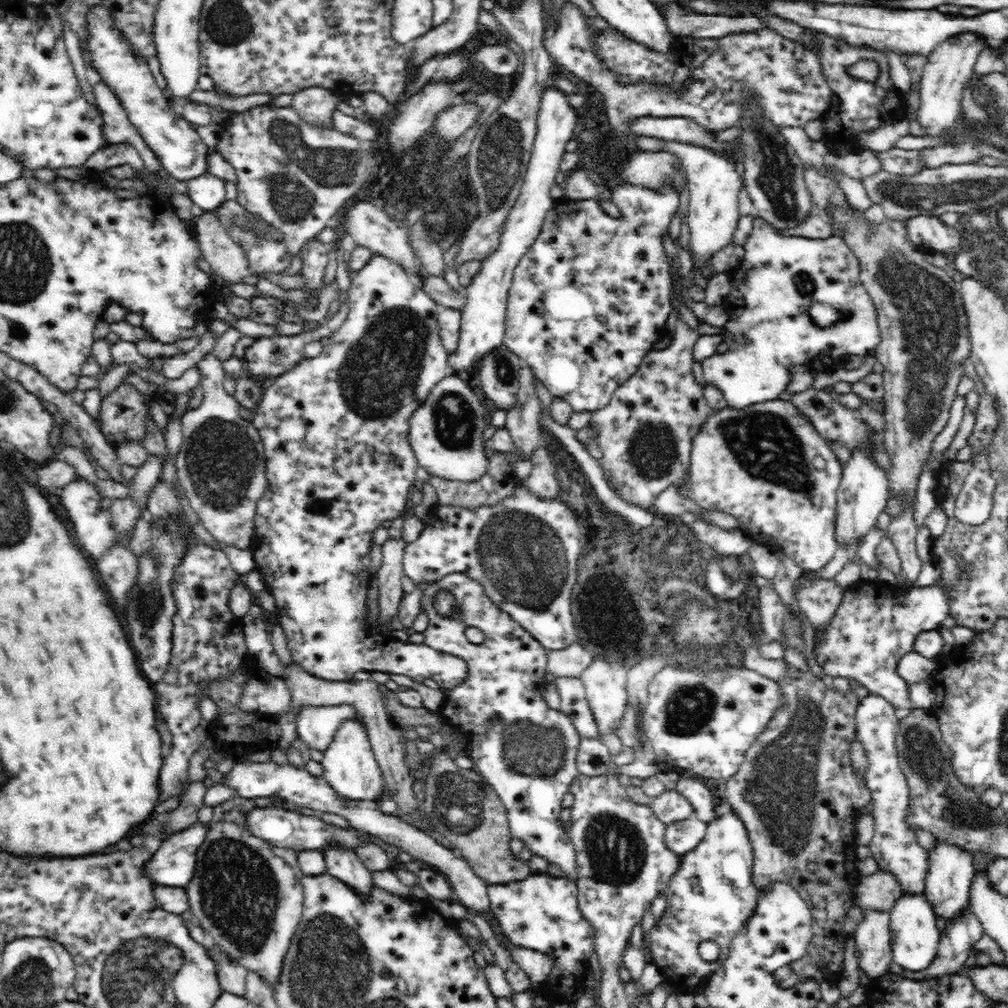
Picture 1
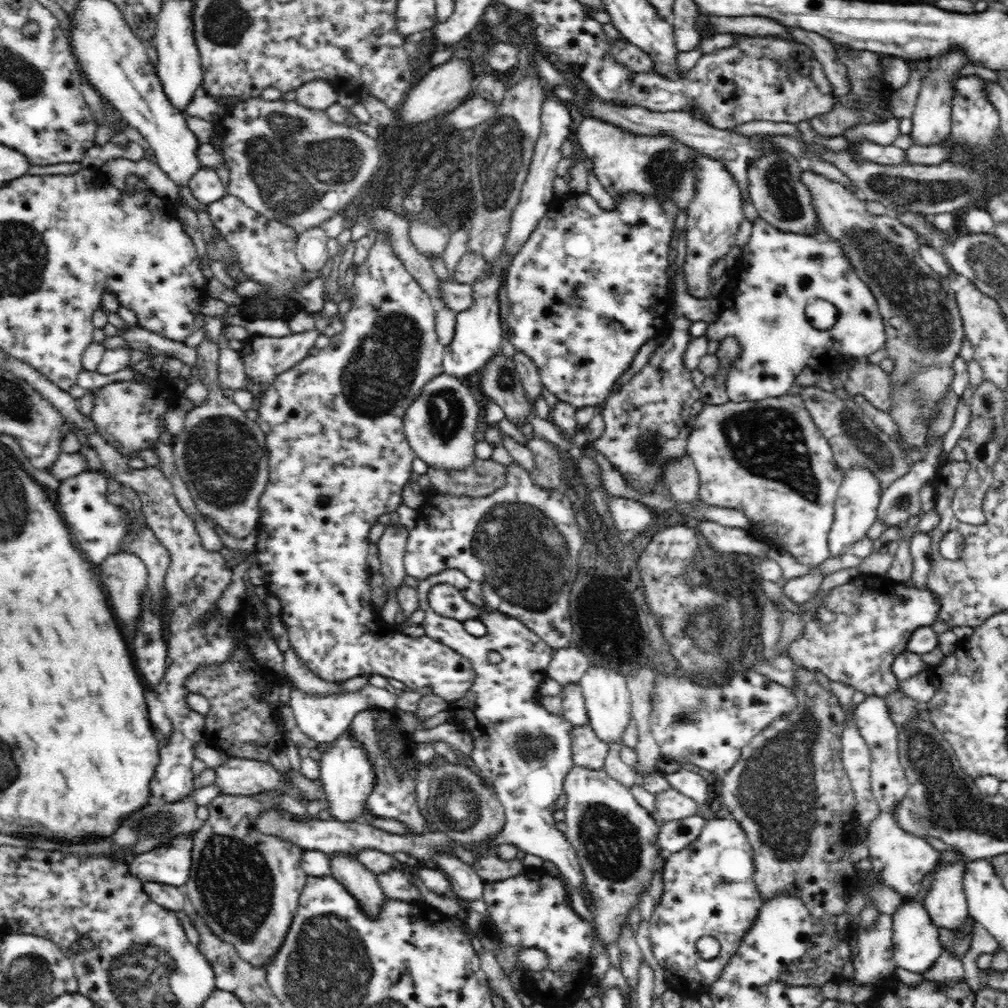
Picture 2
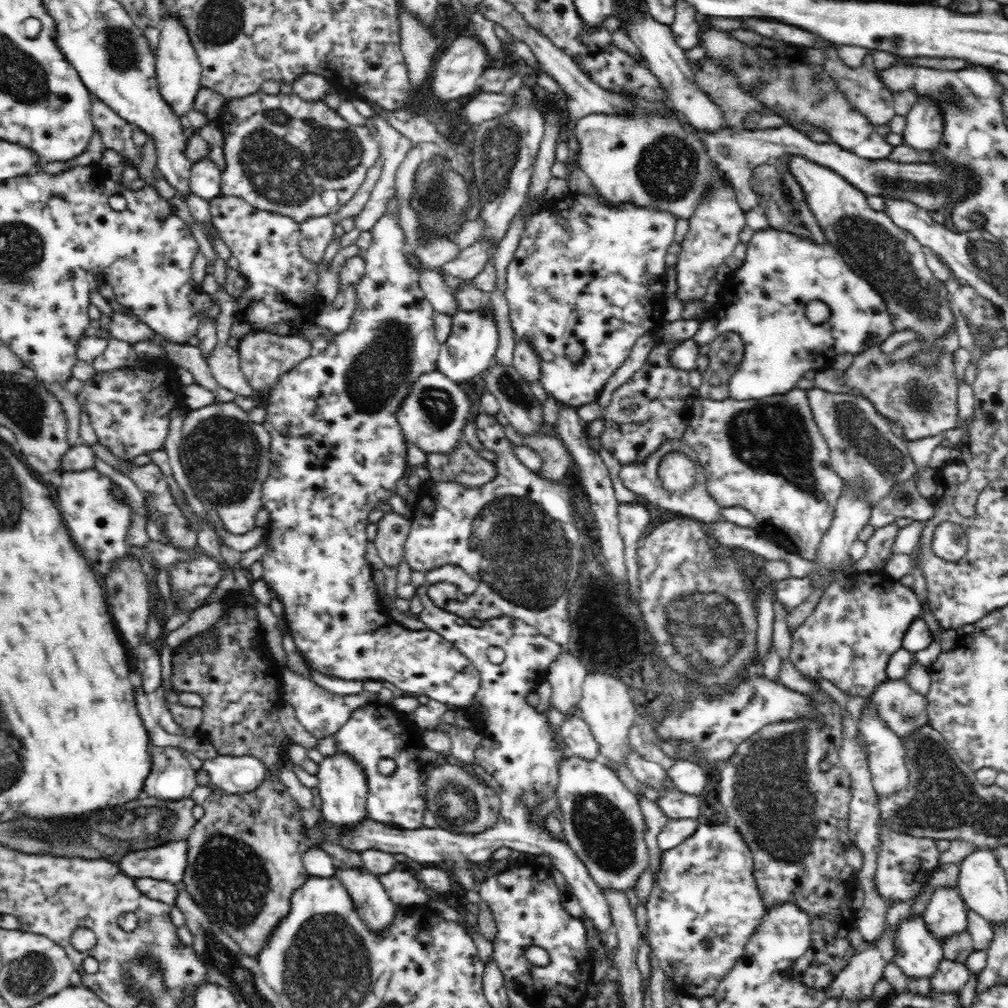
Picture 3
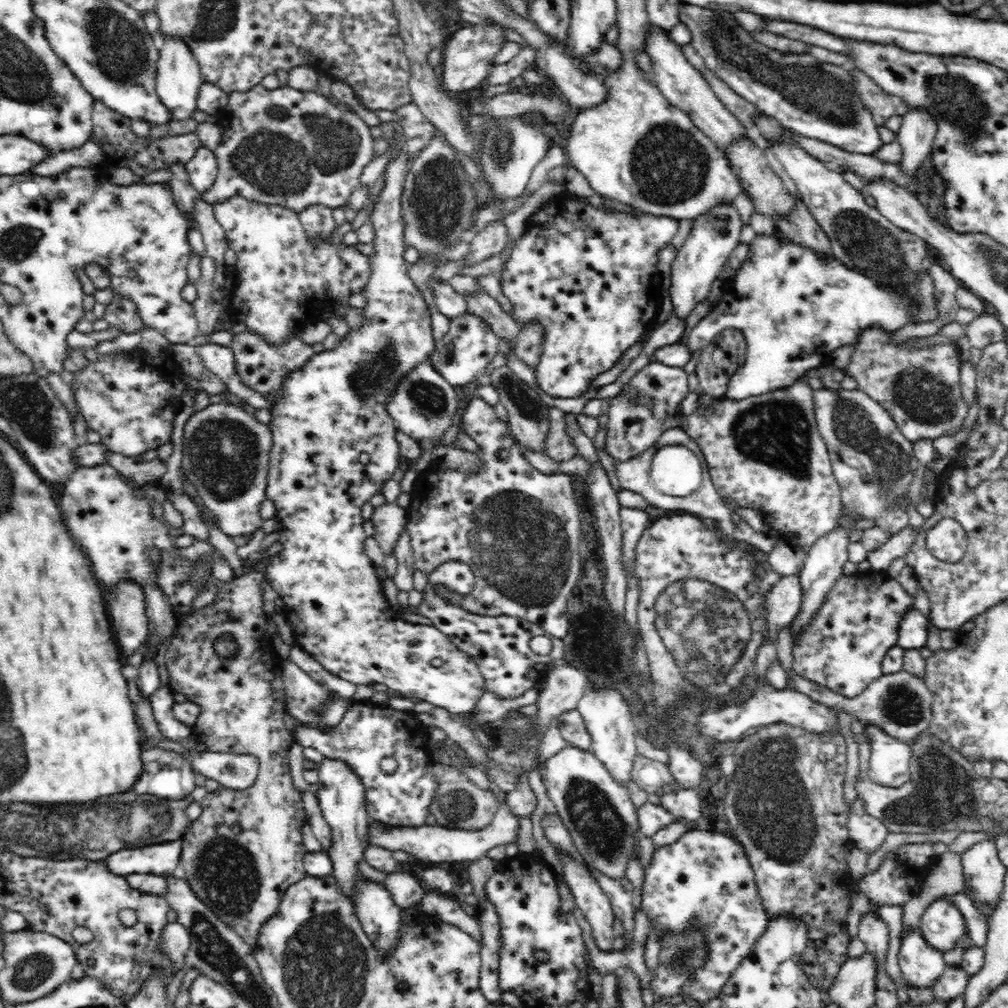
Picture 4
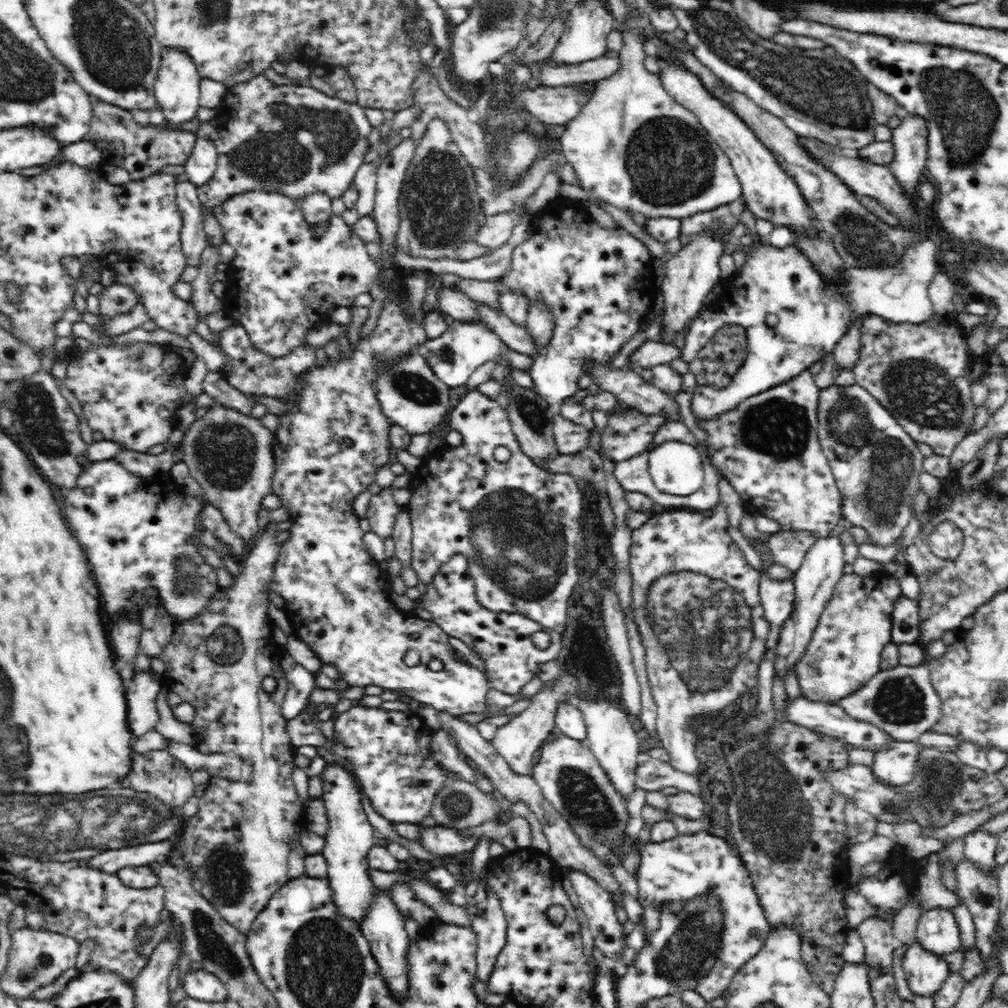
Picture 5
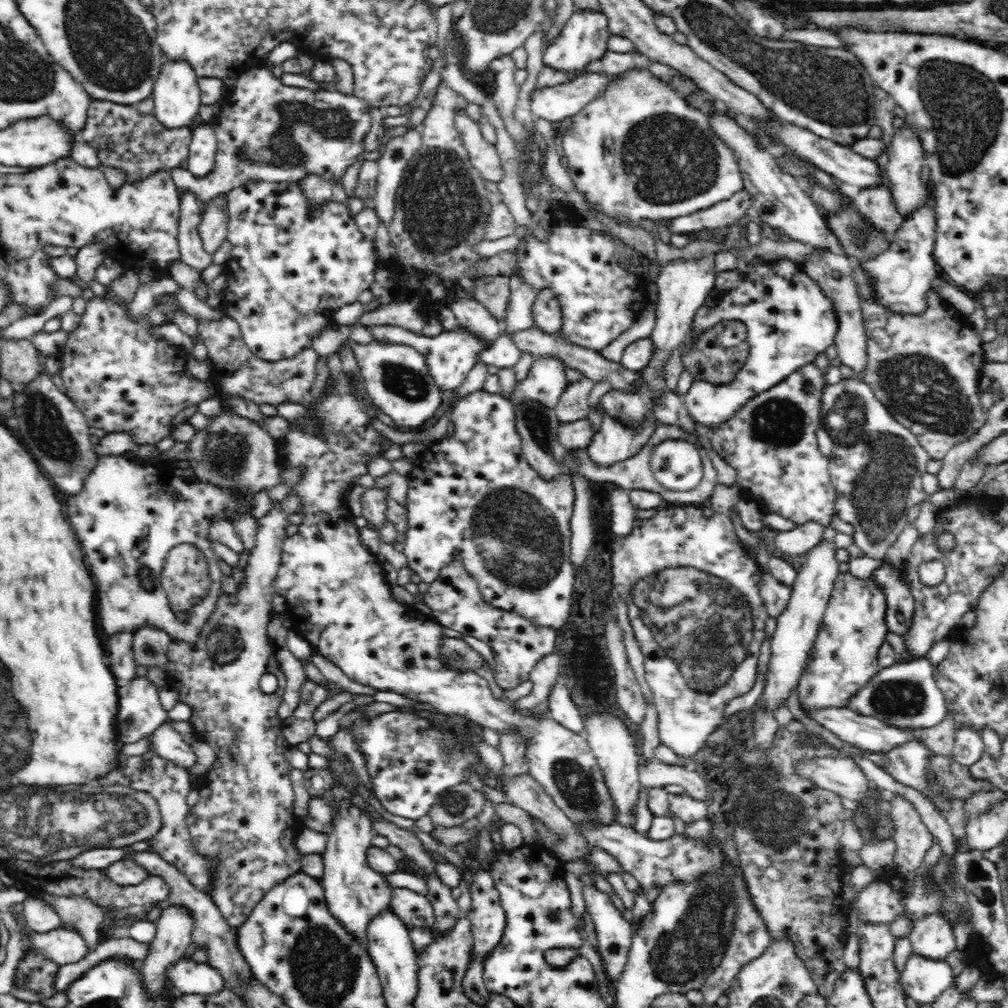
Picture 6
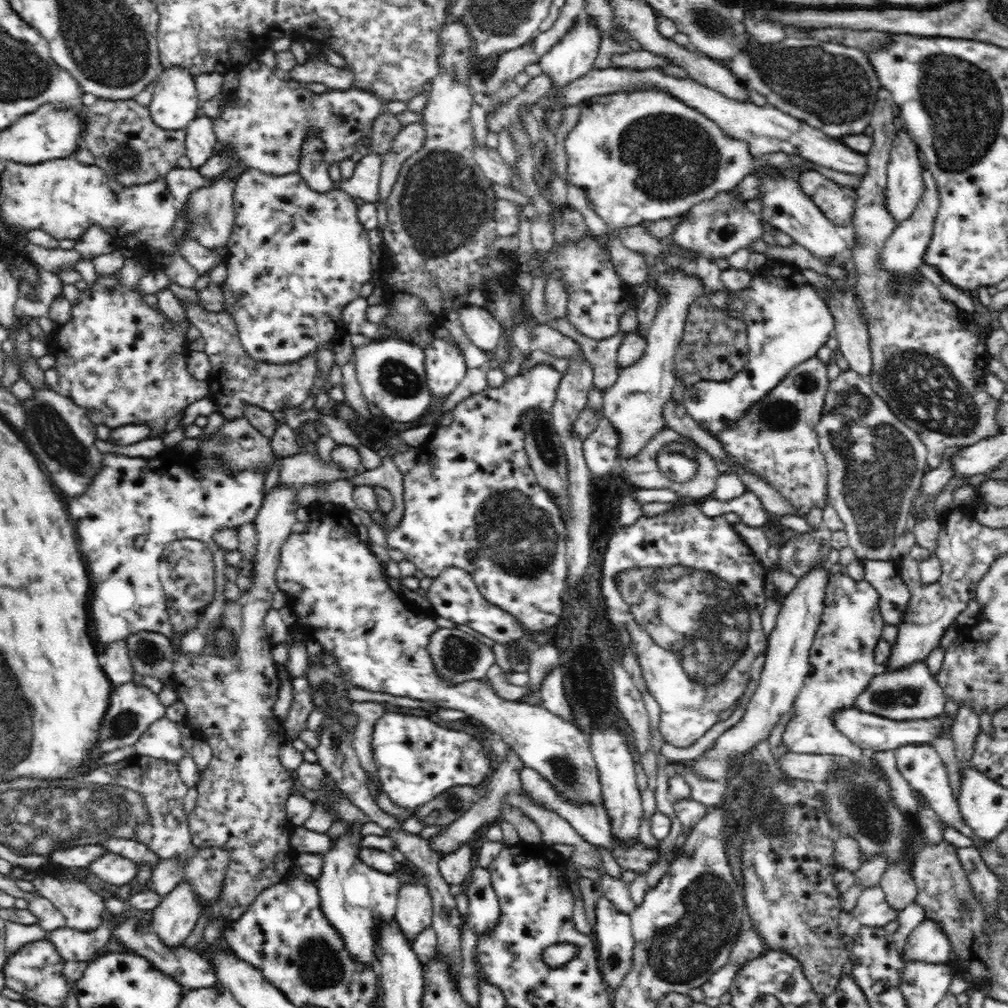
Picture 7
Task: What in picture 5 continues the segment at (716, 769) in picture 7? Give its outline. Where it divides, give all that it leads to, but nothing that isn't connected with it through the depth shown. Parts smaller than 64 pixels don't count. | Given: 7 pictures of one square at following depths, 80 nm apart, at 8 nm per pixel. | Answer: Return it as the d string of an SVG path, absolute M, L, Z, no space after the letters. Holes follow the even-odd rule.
M836 535L817 539L808 549L800 568L793 574L796 600L793 603L792 614L789 614L781 626L776 658L776 670L780 672L782 680L786 670L794 668L794 664L798 664L803 656L804 649L807 648L816 625L819 624L820 614L824 612L825 606L834 594L833 590L844 574L843 568L847 563L844 561L843 547L840 537Z

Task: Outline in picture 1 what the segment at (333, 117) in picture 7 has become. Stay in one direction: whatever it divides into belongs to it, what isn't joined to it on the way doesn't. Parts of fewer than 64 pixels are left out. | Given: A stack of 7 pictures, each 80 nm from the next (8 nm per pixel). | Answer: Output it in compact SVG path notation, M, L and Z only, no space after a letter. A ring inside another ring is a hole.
M266 104L252 108L243 114L234 113L226 123L228 142L219 141L209 148L210 155L218 153L235 168L237 174L237 201L249 213L259 214L265 222L284 231L287 249L298 256L303 246L324 228L334 227L334 216L346 206L348 198L362 188L368 176L370 152L360 148L360 142L352 136L340 134L338 129L320 129L308 125L298 117L292 107L277 108Z

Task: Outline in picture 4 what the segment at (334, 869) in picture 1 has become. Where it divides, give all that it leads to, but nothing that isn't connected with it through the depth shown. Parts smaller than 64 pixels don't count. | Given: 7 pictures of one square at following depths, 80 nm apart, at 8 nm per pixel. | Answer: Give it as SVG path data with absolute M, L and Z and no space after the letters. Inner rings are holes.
M361 877L355 885L355 912L363 932L376 948L390 952L403 922L399 907L382 883Z

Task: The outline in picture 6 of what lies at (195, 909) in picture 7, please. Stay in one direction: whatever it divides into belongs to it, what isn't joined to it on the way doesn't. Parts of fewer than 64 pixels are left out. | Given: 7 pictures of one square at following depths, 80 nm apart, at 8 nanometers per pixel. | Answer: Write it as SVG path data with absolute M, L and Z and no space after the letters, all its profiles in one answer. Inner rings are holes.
M170 907L162 909L162 916L156 924L156 935L152 940L150 954L142 961L140 975L143 978L144 990L152 999L163 997L170 980L167 977L167 970L184 954L186 947L190 945L190 934L192 934L192 925L194 925L191 912L187 912L184 908Z

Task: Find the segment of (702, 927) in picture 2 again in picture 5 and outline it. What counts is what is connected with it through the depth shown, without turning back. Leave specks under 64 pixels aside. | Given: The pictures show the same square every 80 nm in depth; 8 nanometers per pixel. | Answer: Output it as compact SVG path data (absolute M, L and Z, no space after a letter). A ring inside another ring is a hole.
M707 830L698 831L694 834L678 835L676 838L668 839L666 842L644 844L640 848L642 854L642 864L638 868L635 876L639 886L637 901L643 908L654 905L660 908L660 902L676 902L676 906L684 906L688 898L696 898L696 894L704 894L708 886L716 886L716 898L720 898L720 910L724 910L724 938L719 938L719 950L716 952L716 962L712 968L700 978L699 984L692 990L704 998L706 1002L720 998L727 991L732 978L739 972L739 968L750 961L760 949L763 948L768 934L772 927L765 918L763 906L760 906L753 881L749 877L749 870L745 868L741 861L737 849L733 848L734 843L728 838L719 837Z

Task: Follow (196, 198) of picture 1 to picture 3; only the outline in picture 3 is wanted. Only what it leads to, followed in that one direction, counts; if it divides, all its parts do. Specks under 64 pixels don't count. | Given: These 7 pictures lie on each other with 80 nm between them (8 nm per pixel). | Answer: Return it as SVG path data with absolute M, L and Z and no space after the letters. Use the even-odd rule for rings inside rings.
M210 158L193 163L190 190L206 201L210 201L221 194L221 173Z

